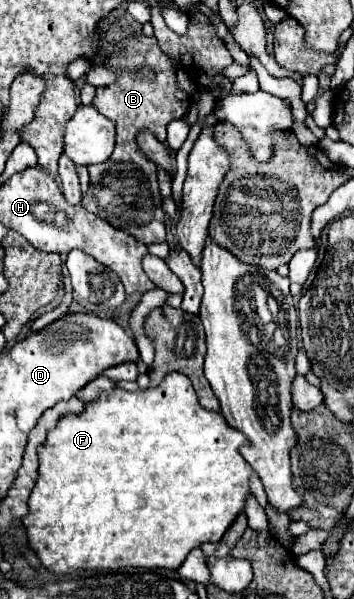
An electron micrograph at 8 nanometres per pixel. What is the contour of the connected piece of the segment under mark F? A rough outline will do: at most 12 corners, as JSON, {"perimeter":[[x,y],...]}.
{"perimeter":[[191,380],[115,388],[37,448],[55,576],[176,570],[251,496]]}

